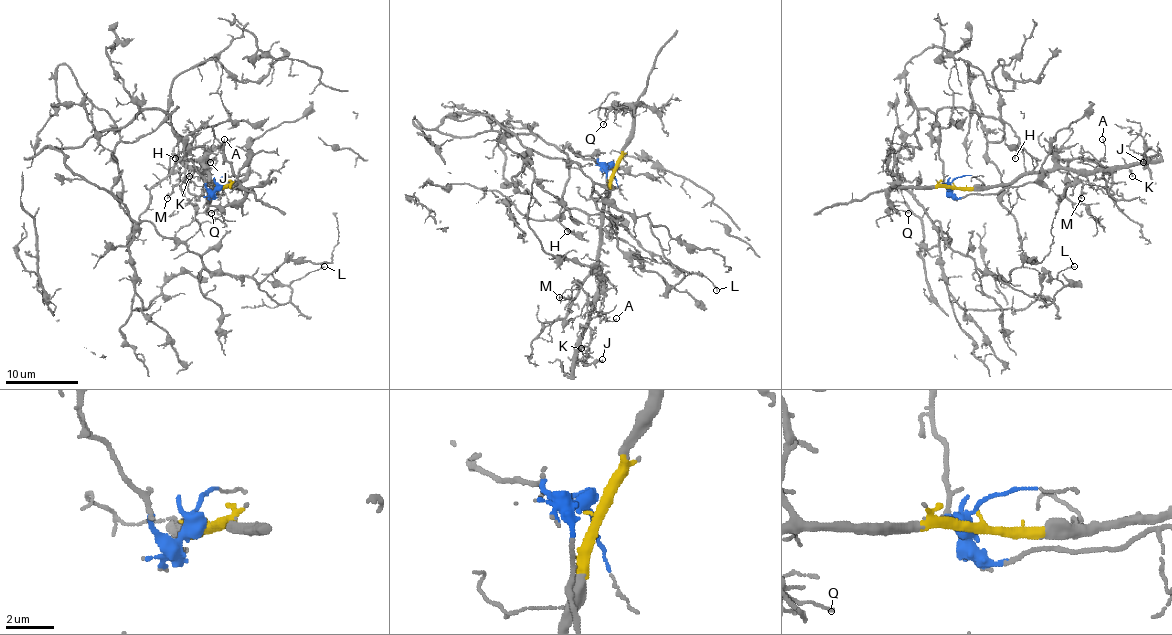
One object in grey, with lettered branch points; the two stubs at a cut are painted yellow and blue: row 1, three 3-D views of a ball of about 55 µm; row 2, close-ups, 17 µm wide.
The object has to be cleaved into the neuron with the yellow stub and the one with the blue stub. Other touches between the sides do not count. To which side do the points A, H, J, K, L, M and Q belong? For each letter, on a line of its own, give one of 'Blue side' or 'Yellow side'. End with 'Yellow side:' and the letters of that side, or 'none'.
A: Yellow side
H: Blue side
J: Yellow side
K: Yellow side
L: Blue side
M: Yellow side
Q: Yellow side
Yellow side: A, J, K, M, Q

